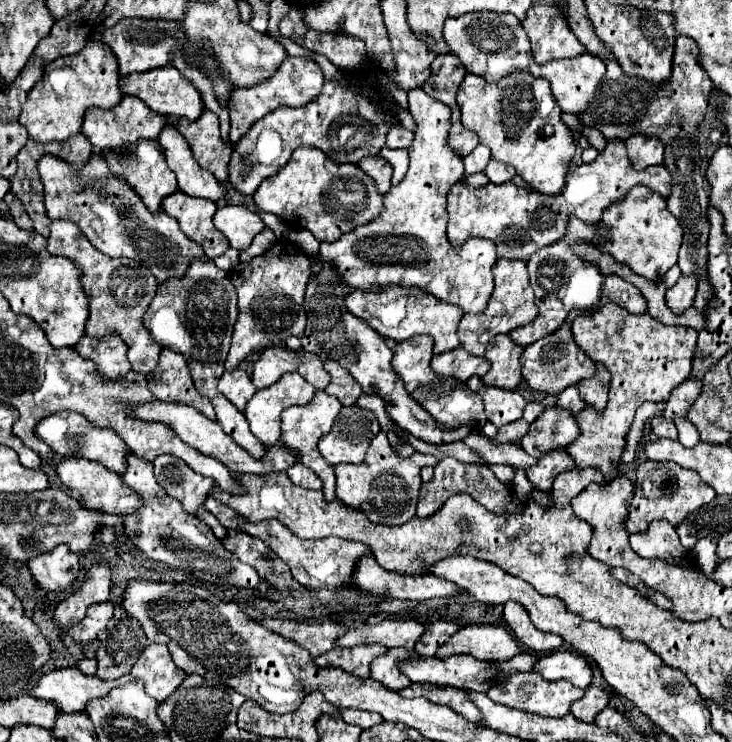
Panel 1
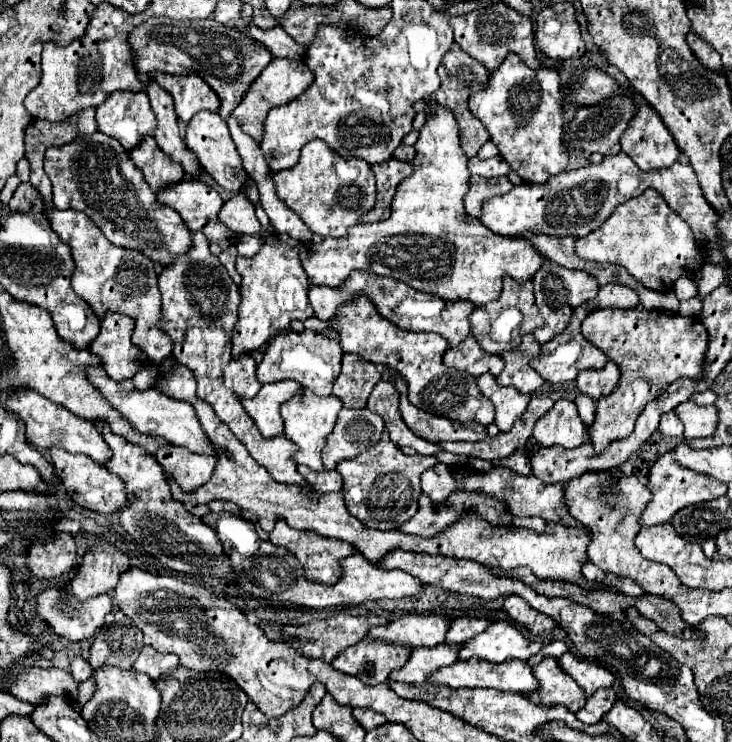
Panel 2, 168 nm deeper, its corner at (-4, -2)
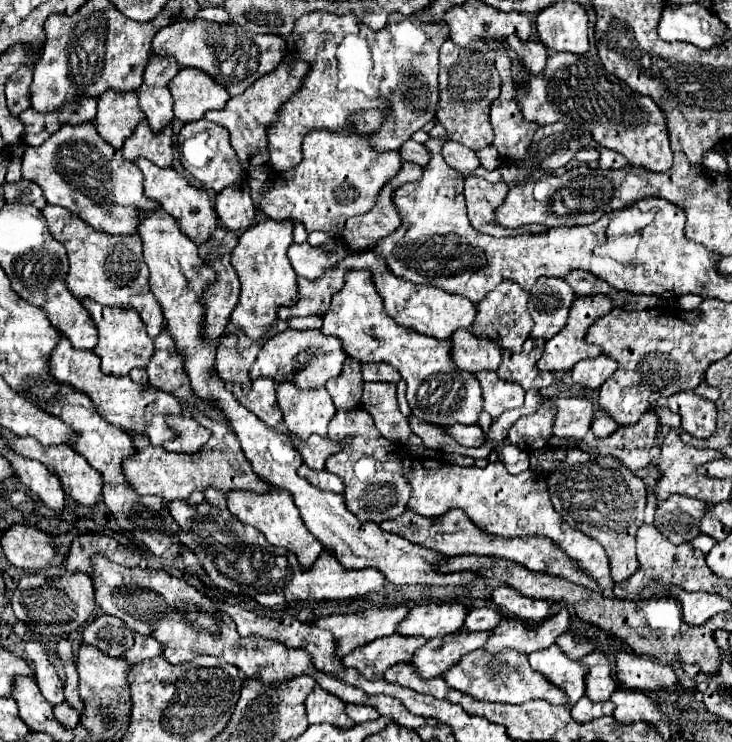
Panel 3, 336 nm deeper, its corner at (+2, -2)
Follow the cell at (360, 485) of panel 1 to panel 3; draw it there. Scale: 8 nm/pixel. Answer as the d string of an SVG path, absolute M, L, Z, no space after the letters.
M362 406L338 410L330 420L328 438L342 442L342 450L326 460L326 470L342 478L346 486L344 500L348 510L362 522L378 524L398 518L406 510L406 498L410 498L410 484L406 482L406 470L410 470L410 460L406 456L394 454L392 444L382 438L370 414L366 414Z

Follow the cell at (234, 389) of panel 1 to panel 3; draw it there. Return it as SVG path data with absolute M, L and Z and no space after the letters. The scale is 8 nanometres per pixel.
M242 330L224 336L216 350L216 372L224 384L242 384L242 390L248 390L252 380L248 376L252 362L256 360L262 344L246 338Z

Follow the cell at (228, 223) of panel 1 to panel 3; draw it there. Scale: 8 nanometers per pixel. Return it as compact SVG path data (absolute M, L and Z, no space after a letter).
M240 180L240 182L228 186L226 190L222 190L216 196L214 210L218 214L220 224L226 230L234 230L234 232L248 230L256 218L256 210L252 204L248 182Z

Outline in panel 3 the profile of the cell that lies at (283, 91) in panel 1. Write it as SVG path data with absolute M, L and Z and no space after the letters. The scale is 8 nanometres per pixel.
M300 58L290 60L290 62L282 60L282 66L278 66L278 70L272 70L270 74L264 74L244 94L230 98L230 102L226 104L224 110L218 110L218 112L210 110L210 112L204 114L206 120L228 128L230 138L232 138L232 148L236 150L236 154L240 158L240 164L246 172L250 172L258 166L266 166L266 162L270 160L266 132L278 120L280 108L292 98L292 94L296 94L302 88L302 82L304 82L308 70L310 70L310 66Z

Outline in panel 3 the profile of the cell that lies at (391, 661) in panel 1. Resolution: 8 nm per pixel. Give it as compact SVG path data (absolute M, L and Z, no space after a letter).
M466 628L448 634L446 638L432 638L426 642L426 646L418 648L418 654L414 654L412 664L420 670L422 678L442 676L452 666L456 666L464 654L482 648L488 638L490 632L470 632Z

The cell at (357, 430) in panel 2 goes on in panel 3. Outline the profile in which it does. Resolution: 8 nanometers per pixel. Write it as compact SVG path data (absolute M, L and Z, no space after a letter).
M310 436L308 440L300 440L296 450L302 454L304 464L314 470L324 470L324 462L340 448L340 442L322 436Z

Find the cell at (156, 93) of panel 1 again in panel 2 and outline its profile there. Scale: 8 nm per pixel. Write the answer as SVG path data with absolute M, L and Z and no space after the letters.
M156 72L148 74L148 82L156 82L174 98L174 108L182 122L190 122L200 110L218 110L220 106L216 92L198 74L170 76Z

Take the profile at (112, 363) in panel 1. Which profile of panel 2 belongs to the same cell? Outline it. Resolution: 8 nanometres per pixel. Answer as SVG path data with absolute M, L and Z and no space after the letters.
M106 314L100 326L100 334L88 346L92 354L102 358L106 374L116 382L134 378L134 374L142 370L142 360L146 366L146 358L130 342L130 334L132 334L132 320L128 316Z

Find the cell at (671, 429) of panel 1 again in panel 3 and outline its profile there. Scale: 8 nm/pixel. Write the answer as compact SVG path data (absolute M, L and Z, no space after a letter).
M656 406L656 414L660 418L660 424L672 430L680 430L680 416L674 414L668 406Z

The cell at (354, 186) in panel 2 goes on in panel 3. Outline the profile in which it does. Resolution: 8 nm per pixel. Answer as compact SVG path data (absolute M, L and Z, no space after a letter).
M360 110L352 116L352 126L340 132L312 130L302 144L302 164L274 178L274 190L262 202L262 214L272 220L298 220L306 232L326 232L338 238L348 218L366 214L374 208L380 190L398 174L402 166L400 152L378 152L370 146L370 136L376 134L386 120L386 110Z

